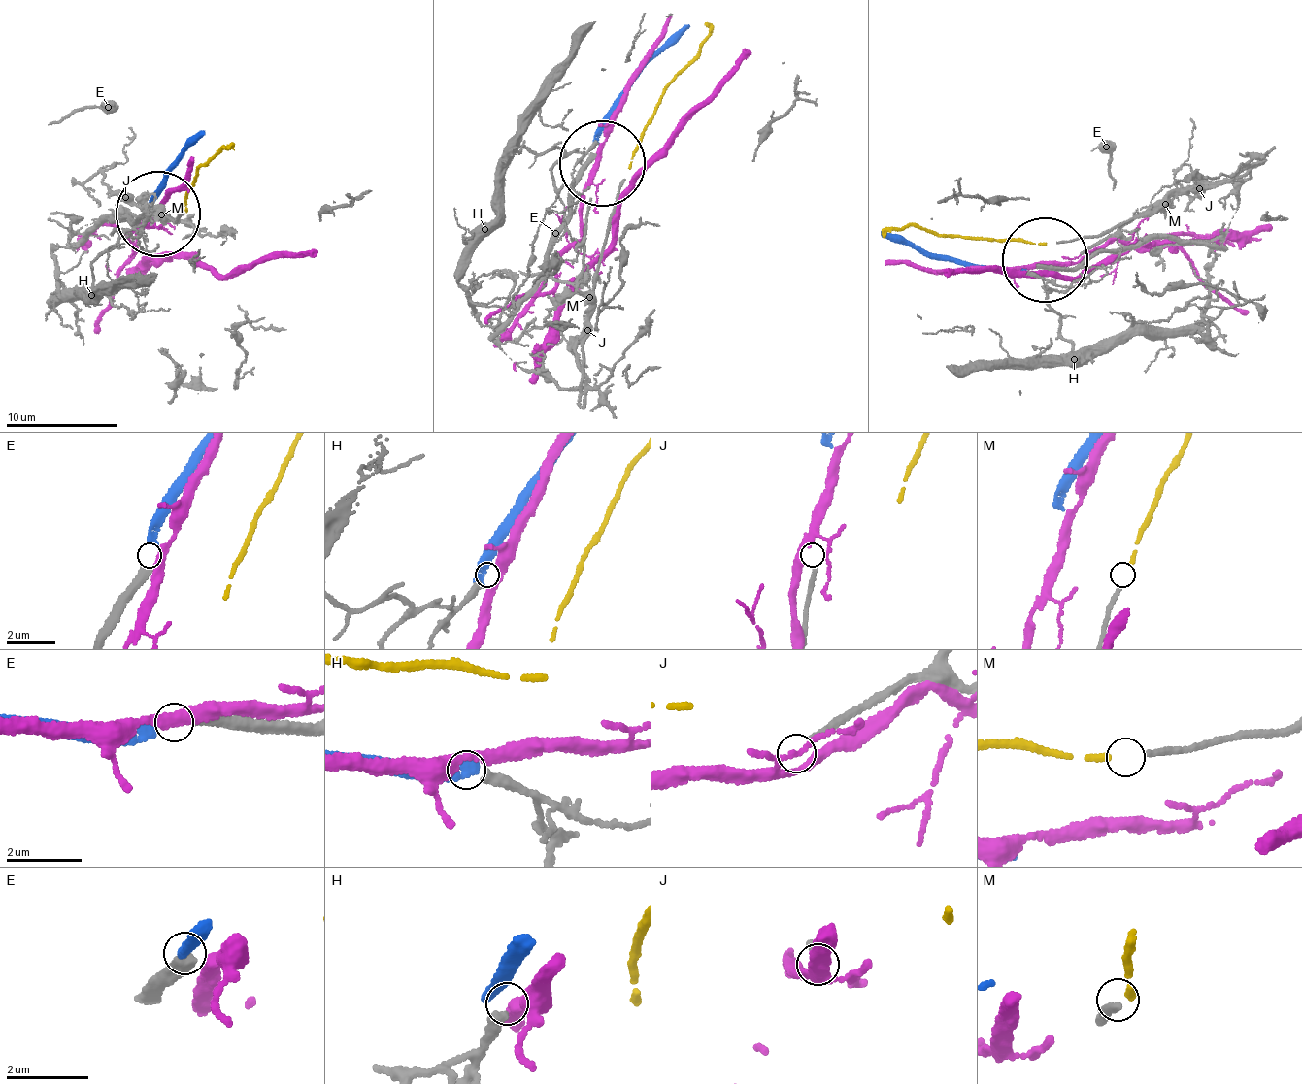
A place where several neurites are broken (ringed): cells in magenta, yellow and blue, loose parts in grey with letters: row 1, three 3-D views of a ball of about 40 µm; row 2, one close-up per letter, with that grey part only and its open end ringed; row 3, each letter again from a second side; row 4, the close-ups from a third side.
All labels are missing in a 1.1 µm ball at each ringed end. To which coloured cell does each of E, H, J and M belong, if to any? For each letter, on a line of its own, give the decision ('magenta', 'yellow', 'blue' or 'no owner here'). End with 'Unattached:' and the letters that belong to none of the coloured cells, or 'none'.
E: blue
H: no owner here
J: no owner here
M: yellow
Unattached: H, J

